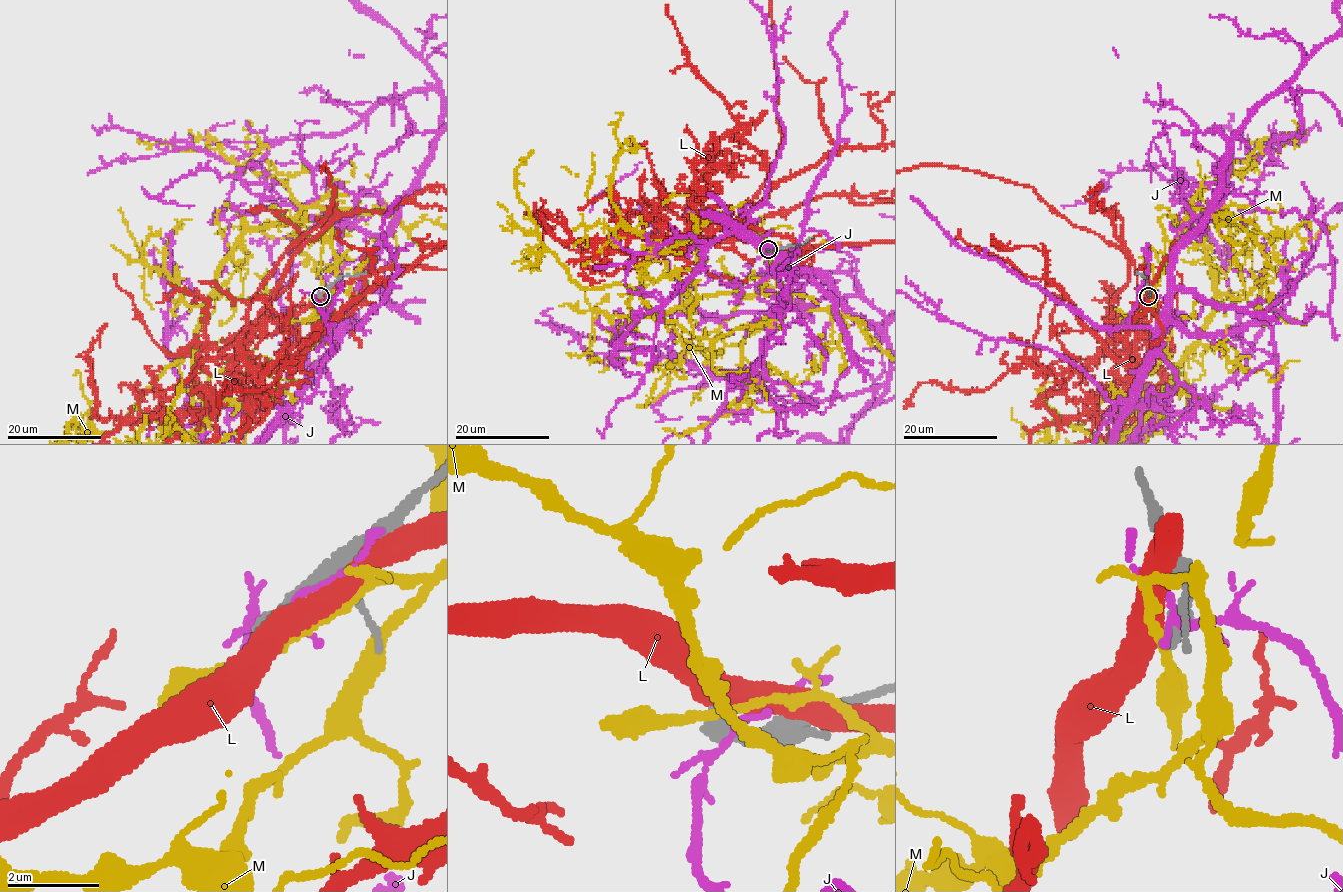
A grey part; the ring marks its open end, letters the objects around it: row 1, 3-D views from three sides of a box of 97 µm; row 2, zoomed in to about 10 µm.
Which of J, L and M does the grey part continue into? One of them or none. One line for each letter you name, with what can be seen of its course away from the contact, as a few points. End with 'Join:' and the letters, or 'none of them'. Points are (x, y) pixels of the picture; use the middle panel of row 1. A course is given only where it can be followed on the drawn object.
Join: none of them

